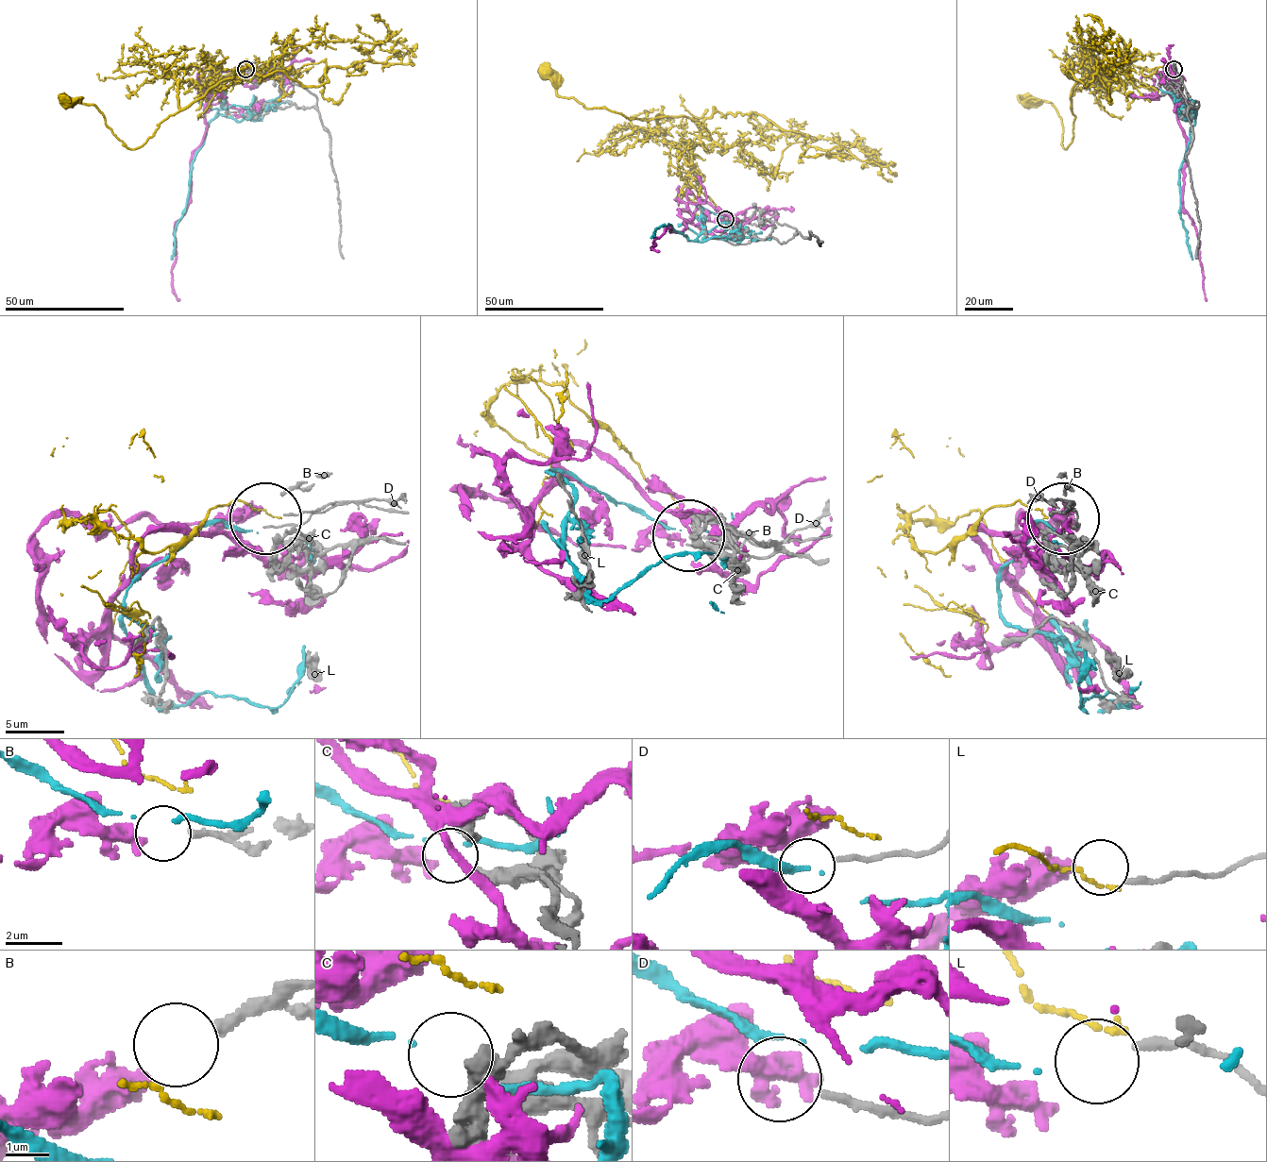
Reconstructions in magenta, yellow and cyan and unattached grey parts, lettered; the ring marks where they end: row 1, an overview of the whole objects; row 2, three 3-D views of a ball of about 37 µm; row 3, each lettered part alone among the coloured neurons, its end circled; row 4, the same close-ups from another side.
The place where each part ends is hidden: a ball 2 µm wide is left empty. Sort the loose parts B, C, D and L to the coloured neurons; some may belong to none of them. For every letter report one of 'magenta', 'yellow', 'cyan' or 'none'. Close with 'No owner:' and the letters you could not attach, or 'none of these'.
B: magenta
C: cyan
D: none
L: none
No owner: D, L

